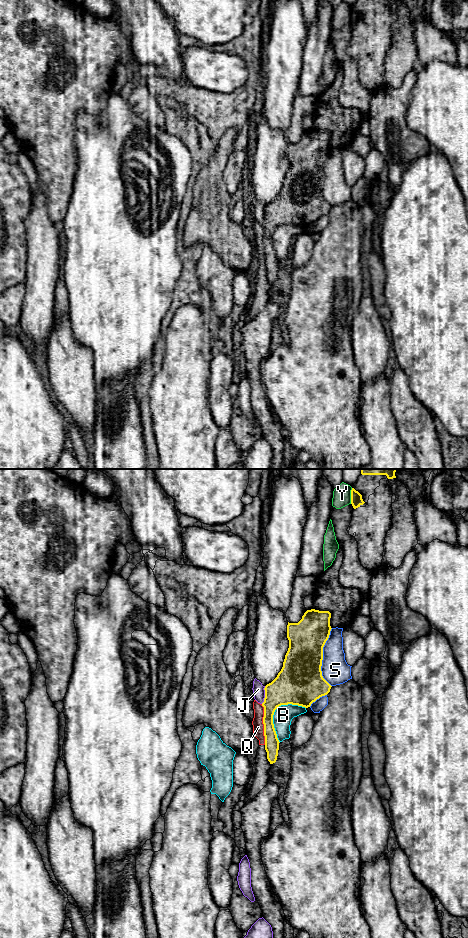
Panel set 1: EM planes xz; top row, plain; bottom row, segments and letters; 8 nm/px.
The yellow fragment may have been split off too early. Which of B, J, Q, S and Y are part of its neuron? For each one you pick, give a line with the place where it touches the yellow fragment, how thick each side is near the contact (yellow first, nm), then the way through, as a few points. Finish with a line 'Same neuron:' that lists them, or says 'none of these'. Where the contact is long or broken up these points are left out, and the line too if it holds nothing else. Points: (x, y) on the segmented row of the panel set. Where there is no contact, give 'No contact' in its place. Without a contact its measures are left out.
Same neuron: none of these

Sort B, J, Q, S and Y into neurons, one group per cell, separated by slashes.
B / J / Q / S / Y

